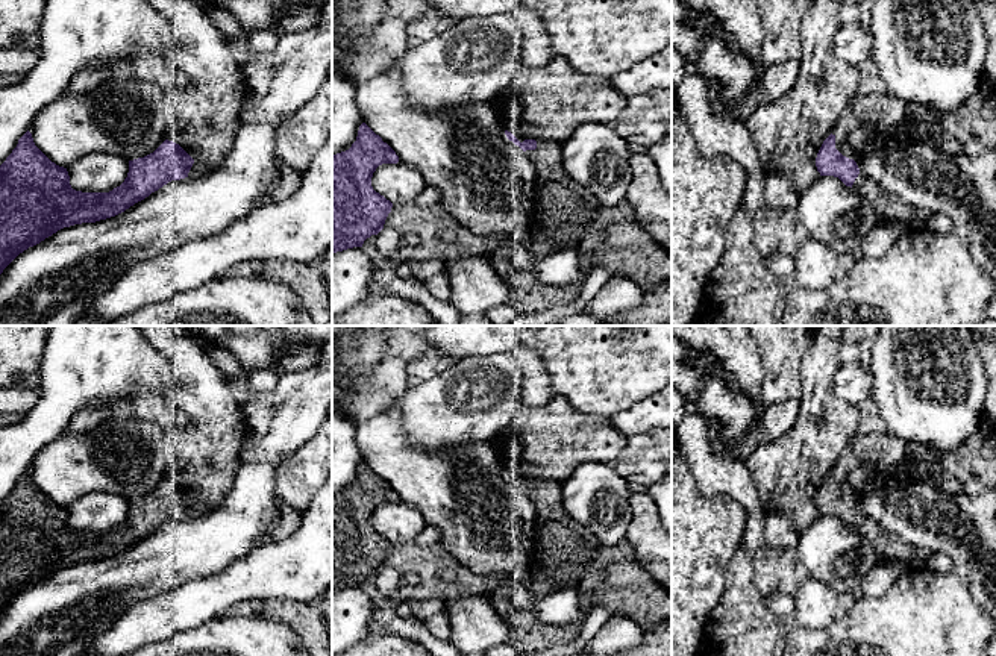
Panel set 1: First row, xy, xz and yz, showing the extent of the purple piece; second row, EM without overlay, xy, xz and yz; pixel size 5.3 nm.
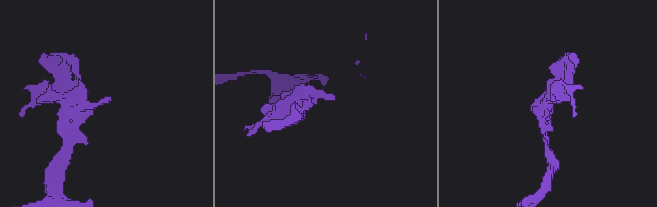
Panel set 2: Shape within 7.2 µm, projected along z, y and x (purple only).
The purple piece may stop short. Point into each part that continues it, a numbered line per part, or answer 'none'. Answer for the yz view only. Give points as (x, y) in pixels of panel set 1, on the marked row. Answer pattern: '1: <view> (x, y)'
1: yz (842, 146)

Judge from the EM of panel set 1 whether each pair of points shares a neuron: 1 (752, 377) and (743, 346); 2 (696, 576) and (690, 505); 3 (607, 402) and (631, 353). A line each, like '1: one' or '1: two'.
1: one
2: one
3: one

